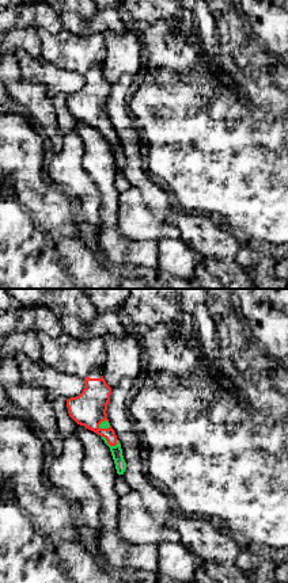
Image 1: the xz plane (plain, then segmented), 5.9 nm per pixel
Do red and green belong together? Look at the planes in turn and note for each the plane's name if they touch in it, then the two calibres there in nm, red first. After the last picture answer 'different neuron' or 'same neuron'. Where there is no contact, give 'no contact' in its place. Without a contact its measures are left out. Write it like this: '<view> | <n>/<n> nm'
xz | 200/70 nm

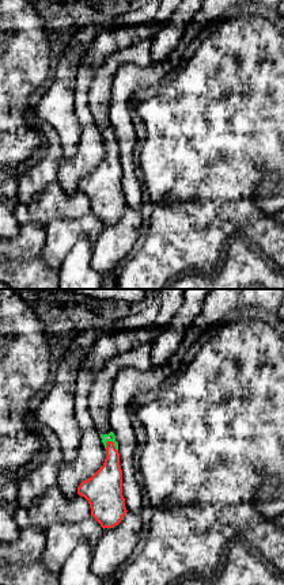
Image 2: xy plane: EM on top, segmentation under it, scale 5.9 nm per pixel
xy | 190/50 nm

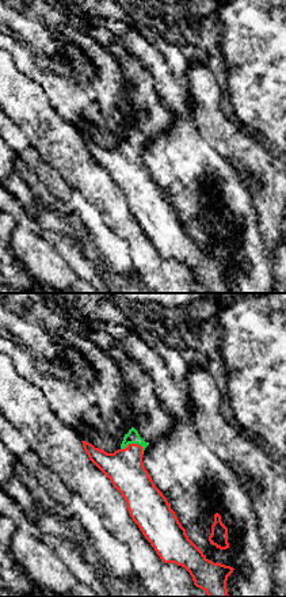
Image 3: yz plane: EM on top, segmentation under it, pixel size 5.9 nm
yz | 220/80 nm

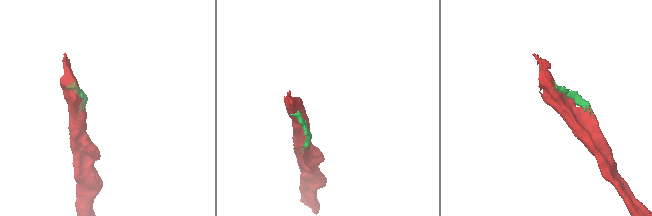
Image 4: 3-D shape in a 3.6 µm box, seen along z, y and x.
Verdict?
same neuron

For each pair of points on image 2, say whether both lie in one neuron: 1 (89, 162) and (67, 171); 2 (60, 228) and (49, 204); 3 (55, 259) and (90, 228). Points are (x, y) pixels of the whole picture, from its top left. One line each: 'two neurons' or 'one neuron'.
1: one neuron
2: two neurons
3: one neuron

